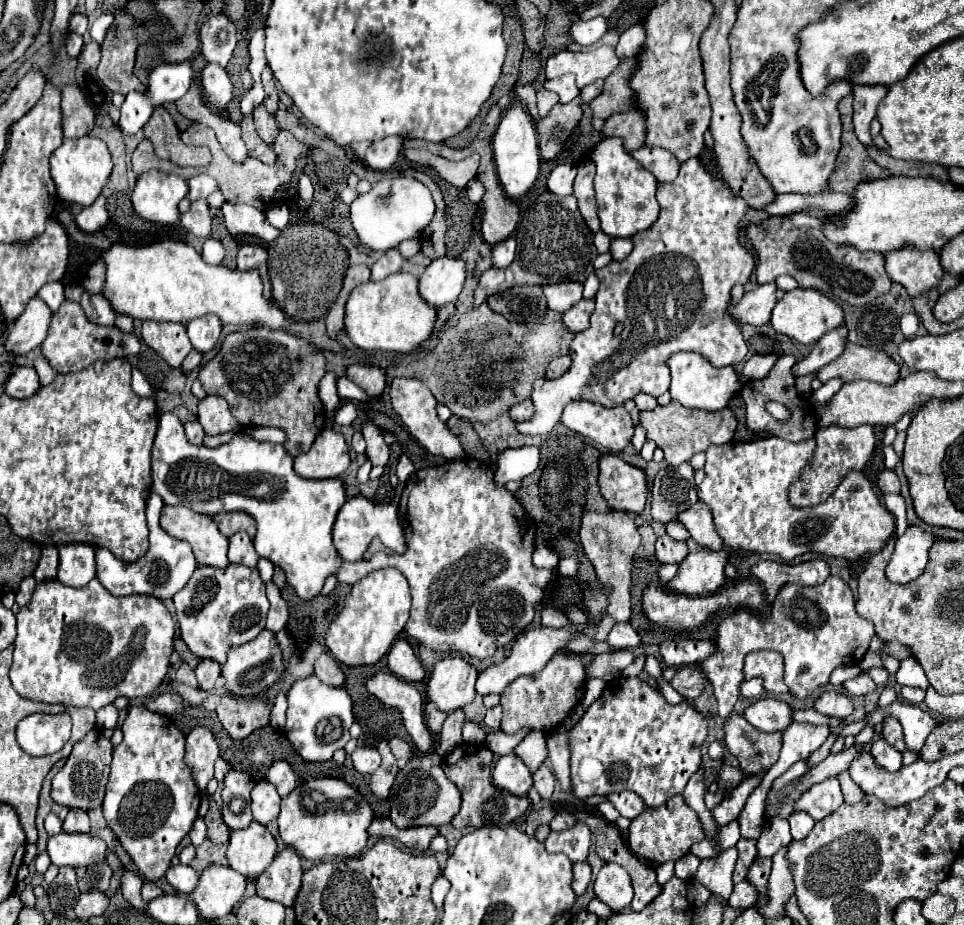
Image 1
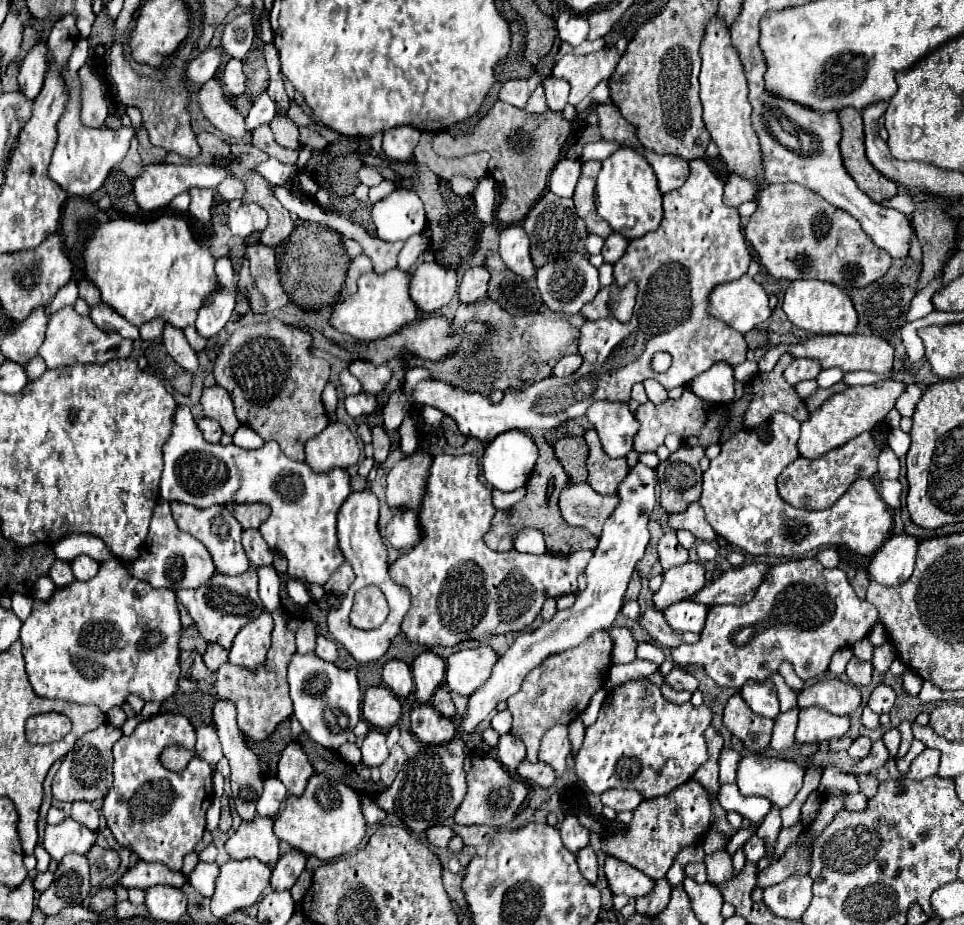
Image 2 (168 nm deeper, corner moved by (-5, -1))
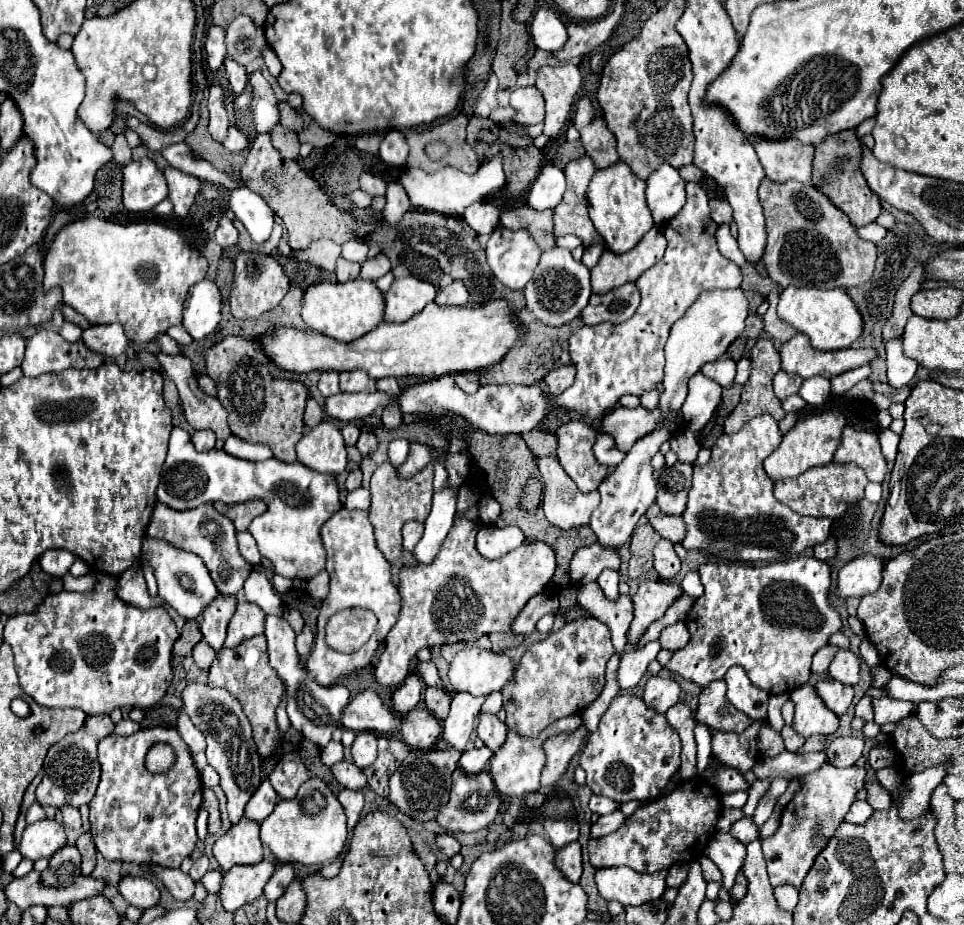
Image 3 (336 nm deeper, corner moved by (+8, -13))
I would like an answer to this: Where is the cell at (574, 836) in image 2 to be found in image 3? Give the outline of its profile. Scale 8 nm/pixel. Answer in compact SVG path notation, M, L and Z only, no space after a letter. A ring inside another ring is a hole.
M546 819L544 831L548 833L550 843L560 849L560 847L578 839L580 825L576 819Z

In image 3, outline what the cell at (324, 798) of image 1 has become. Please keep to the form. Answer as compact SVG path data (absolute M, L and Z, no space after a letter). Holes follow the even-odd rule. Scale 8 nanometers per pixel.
M314 777L300 787L294 799L278 801L272 815L260 823L260 839L282 863L302 863L308 867L324 865L342 853L346 841L346 815L330 787Z

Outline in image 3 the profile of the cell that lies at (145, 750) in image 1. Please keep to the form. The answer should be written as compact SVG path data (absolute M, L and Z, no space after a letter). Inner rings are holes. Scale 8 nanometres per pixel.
M154 727L154 729L142 729L128 737L120 735L106 735L98 743L98 761L102 765L102 777L96 789L96 795L90 801L90 825L92 825L92 837L96 843L96 849L102 853L108 861L134 861L140 865L160 865L160 867L180 867L182 859L188 857L198 841L196 835L196 815L202 805L202 785L200 775L194 767L192 753L178 735L176 729L166 727ZM156 743L168 743L174 753L176 761L166 773L150 773L146 769L146 755L152 745ZM114 821L136 821L136 825L130 831L120 831L112 827Z

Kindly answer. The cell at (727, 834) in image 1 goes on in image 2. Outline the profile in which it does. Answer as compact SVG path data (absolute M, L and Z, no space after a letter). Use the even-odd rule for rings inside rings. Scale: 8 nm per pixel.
M745 755L737 765L737 779L735 779L739 793L743 797L767 797L773 805L779 809L787 807L795 795L799 793L803 785L803 771L797 761L789 761L783 757L771 757L771 755Z

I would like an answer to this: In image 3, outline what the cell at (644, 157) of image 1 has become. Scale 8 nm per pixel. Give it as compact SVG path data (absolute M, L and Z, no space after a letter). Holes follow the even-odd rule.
M664 163L660 165L646 181L646 199L648 207L652 211L654 223L658 227L664 227L670 217L674 217L686 201L686 181L680 177L680 173Z

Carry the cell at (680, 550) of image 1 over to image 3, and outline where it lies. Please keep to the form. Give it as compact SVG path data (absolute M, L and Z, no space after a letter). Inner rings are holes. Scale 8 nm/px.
M662 539L654 547L654 569L662 579L672 579L680 571L680 559L674 551L674 543L668 539Z

